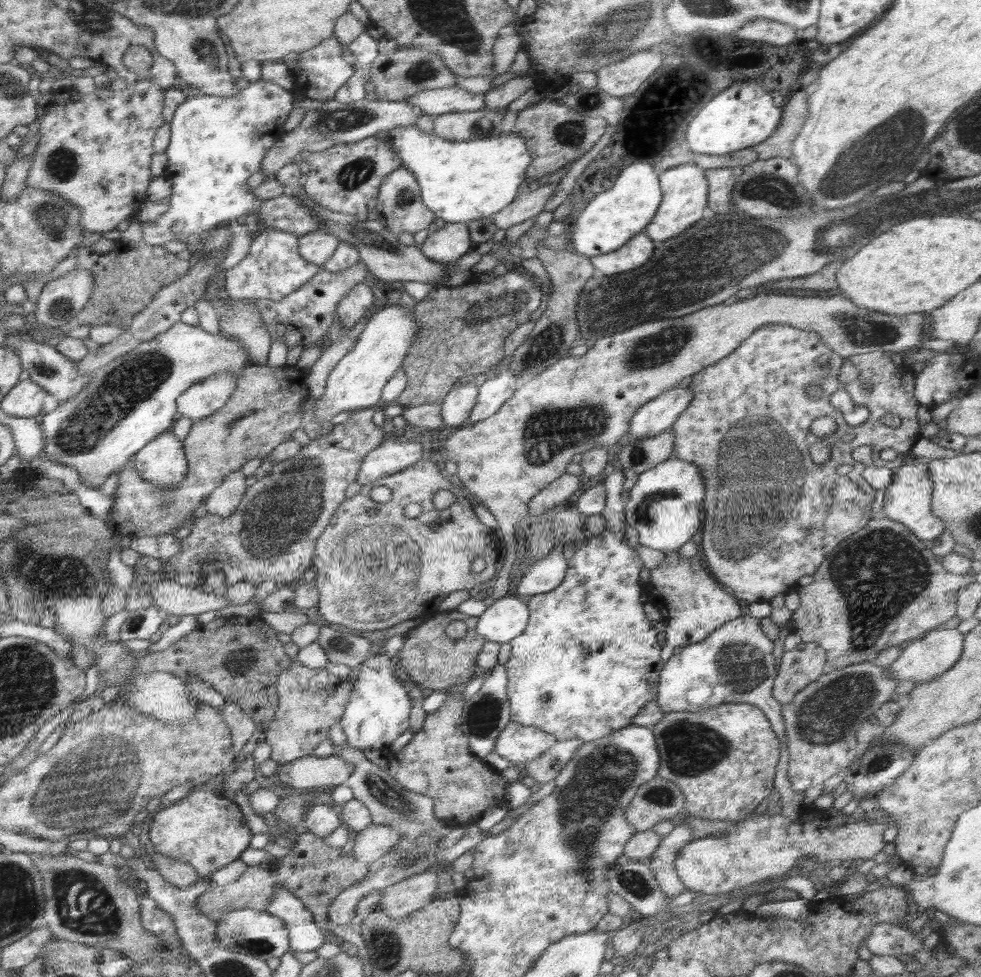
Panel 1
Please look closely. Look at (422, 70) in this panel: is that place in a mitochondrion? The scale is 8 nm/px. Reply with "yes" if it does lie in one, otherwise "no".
yes

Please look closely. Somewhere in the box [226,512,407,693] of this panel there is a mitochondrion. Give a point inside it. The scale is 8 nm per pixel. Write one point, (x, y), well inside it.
(341, 645)

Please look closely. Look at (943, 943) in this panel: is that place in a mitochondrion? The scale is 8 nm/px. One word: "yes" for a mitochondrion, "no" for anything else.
no

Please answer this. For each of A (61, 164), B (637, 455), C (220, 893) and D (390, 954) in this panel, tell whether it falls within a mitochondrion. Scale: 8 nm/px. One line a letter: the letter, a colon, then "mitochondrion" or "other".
A: mitochondrion
B: mitochondrion
C: other
D: mitochondrion

